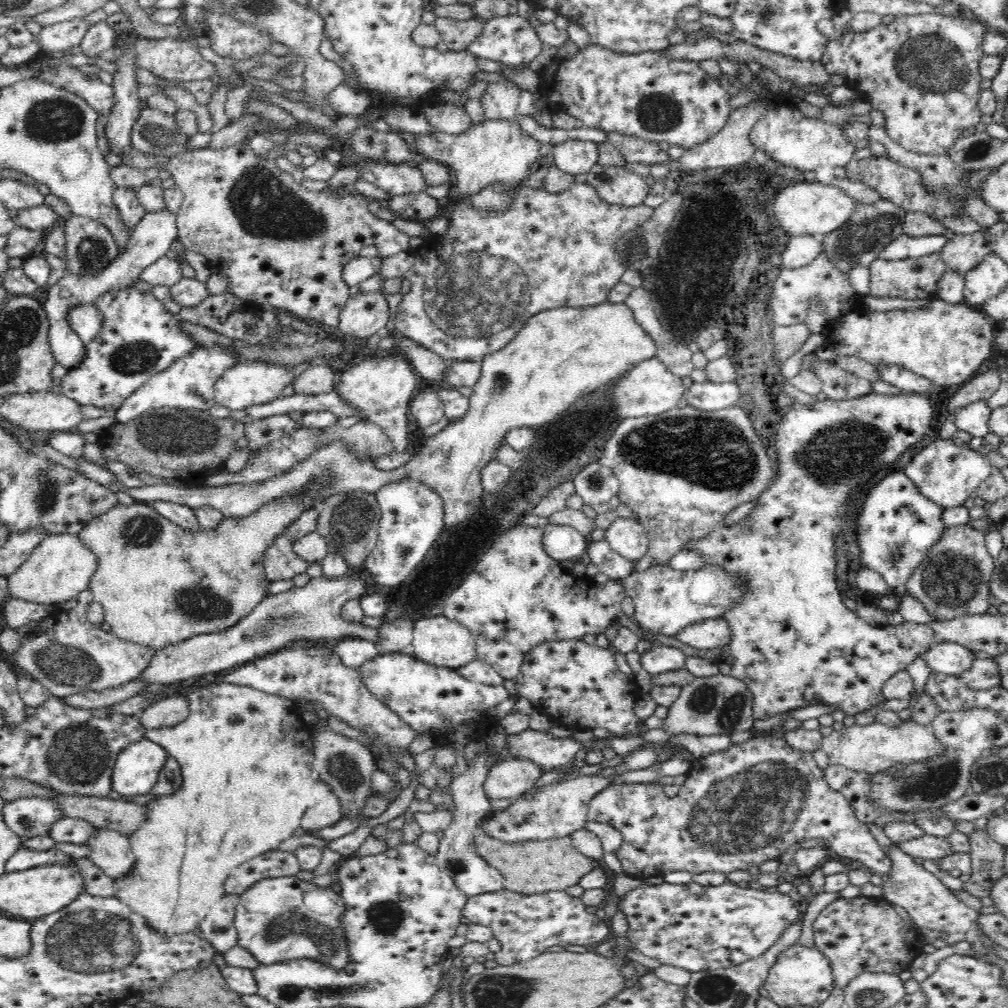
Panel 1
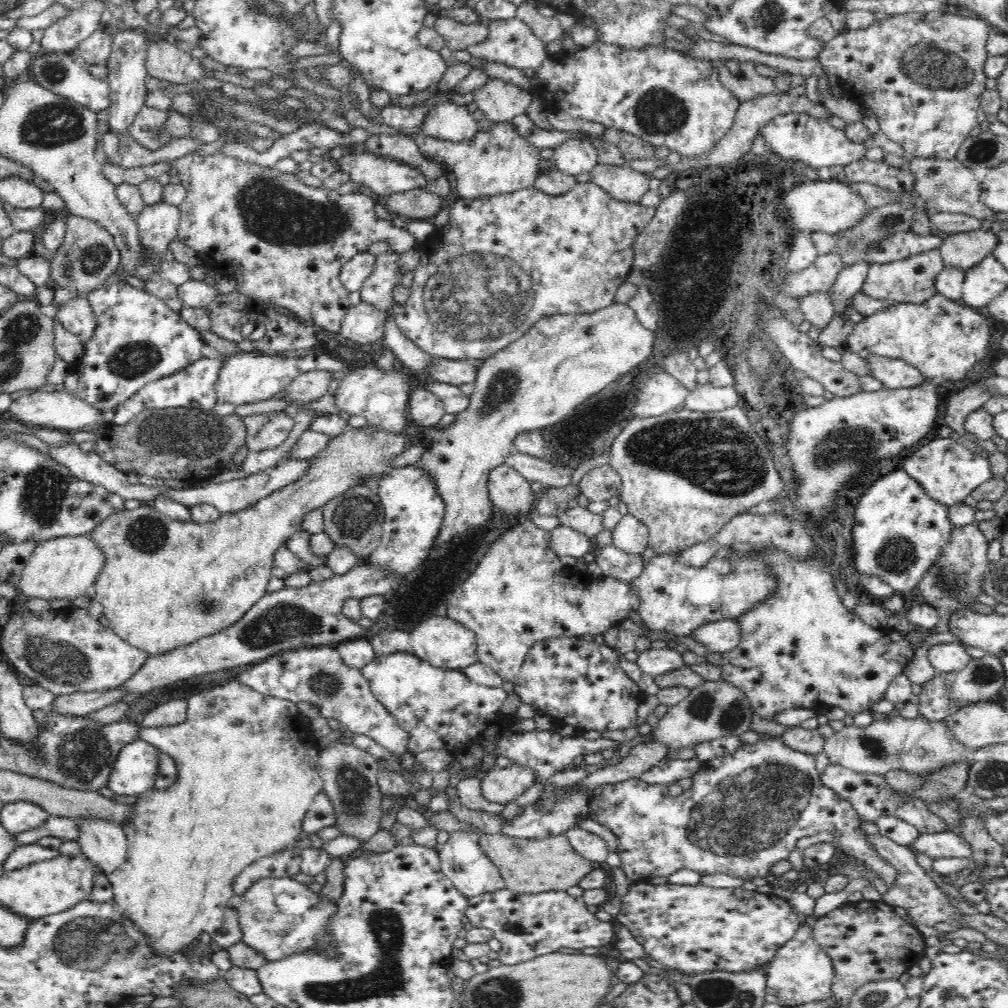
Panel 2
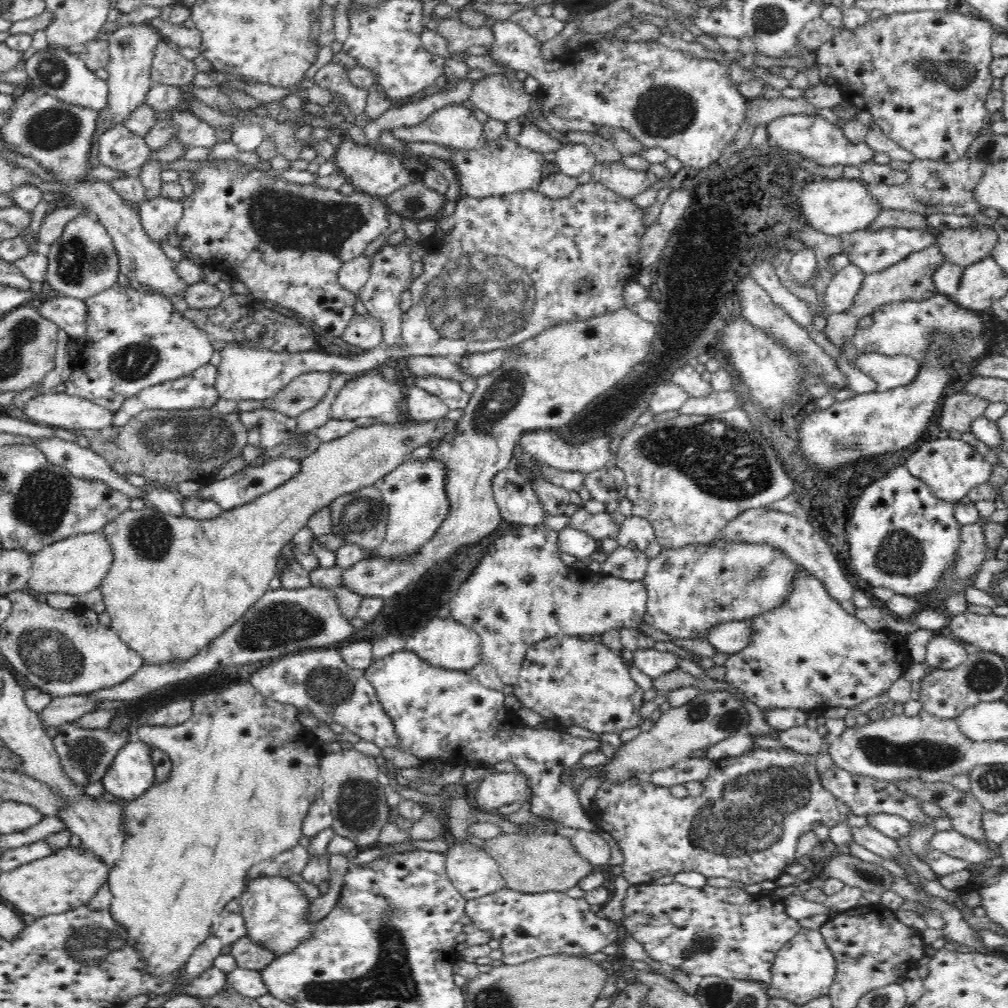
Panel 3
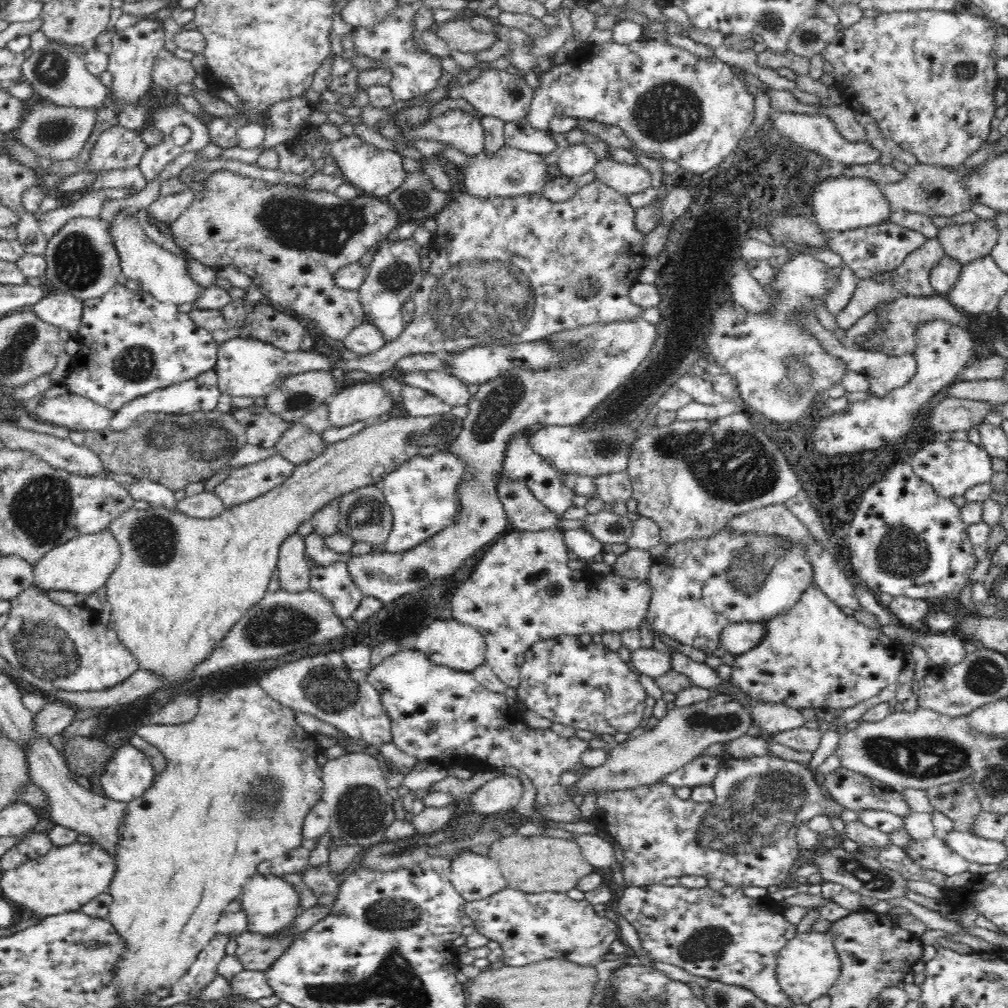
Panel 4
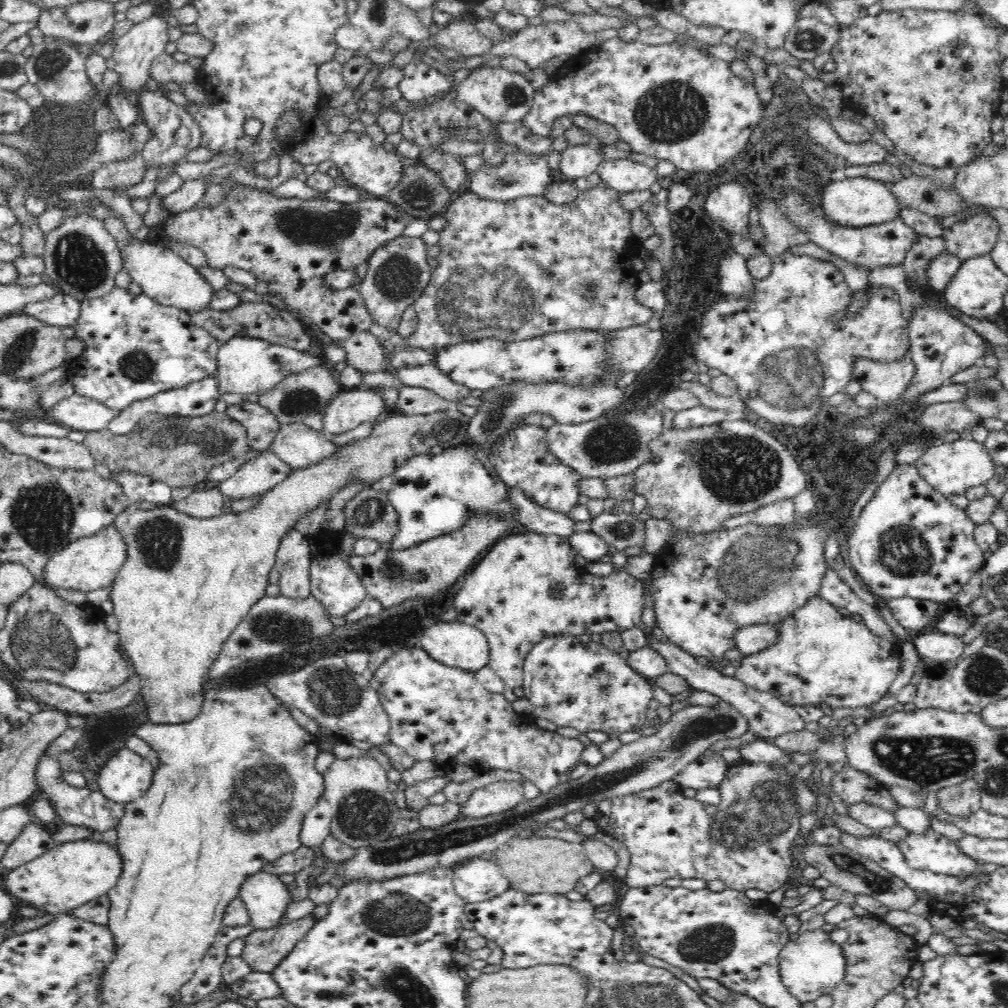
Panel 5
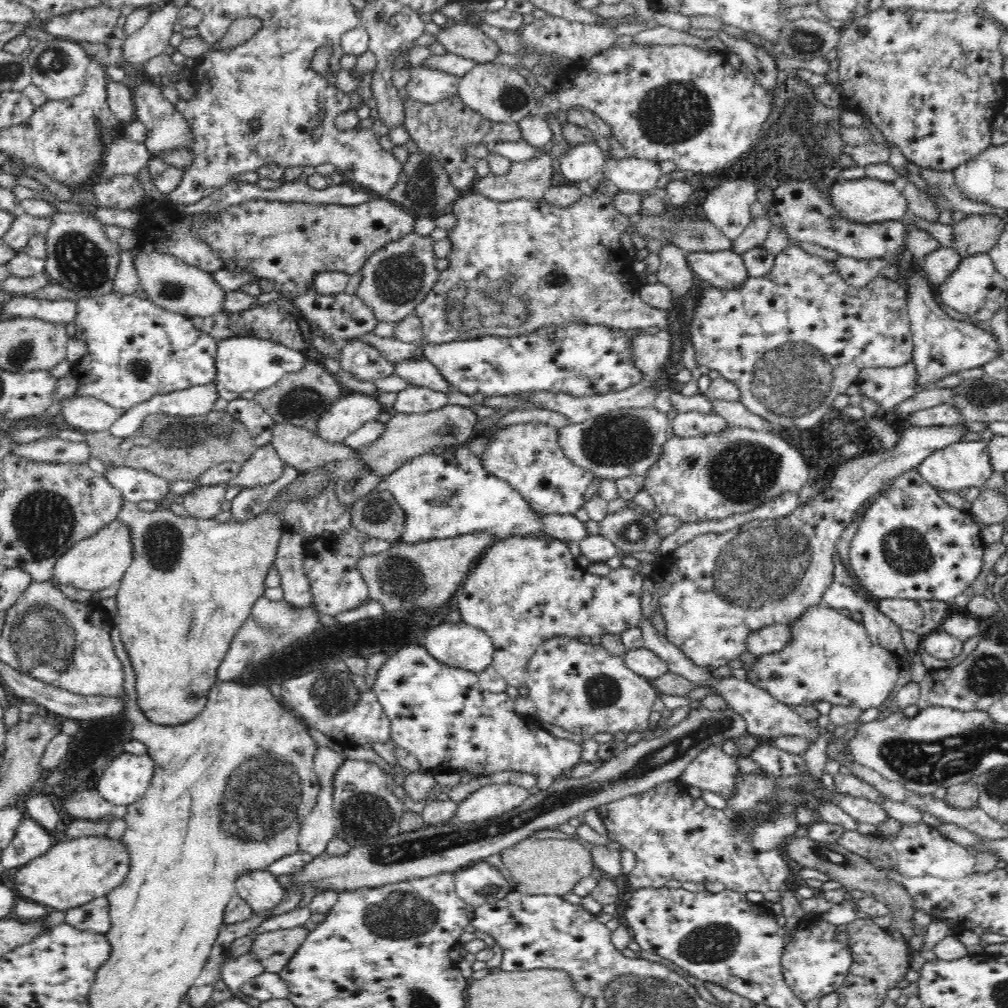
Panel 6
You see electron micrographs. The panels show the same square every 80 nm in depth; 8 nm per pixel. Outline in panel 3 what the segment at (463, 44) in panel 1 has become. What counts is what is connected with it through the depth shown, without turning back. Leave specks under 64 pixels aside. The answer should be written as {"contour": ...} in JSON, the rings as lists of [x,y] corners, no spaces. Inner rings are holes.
{"contour":[[[456,15],[439,20],[436,31],[446,39],[452,55],[465,53],[472,46],[484,46],[490,49],[495,41],[490,26],[473,29],[464,24]]]}

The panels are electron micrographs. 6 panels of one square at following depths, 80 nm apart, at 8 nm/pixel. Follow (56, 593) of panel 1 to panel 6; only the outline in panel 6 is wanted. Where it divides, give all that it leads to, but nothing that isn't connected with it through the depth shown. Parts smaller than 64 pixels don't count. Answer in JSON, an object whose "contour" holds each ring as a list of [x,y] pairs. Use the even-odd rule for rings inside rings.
{"contour":[[[114,519],[100,528],[96,534],[88,536],[73,545],[56,561],[56,574],[53,581],[59,586],[71,585],[82,590],[98,593],[101,590],[119,585],[132,566],[134,556],[131,528],[121,520]]]}

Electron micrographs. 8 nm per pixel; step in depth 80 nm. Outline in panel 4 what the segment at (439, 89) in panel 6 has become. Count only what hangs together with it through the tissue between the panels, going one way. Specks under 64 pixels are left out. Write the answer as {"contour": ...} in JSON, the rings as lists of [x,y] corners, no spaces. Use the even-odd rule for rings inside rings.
{"contour":[[[420,2],[400,4],[389,19],[377,24],[373,29],[358,27],[355,30],[355,48],[351,54],[364,55],[372,60],[384,62],[385,68],[389,68],[393,74],[390,88],[396,101],[412,100],[429,94],[440,86],[440,81],[443,79],[440,59],[431,53],[418,53],[412,39],[414,38],[412,32],[412,24],[415,24],[414,14],[421,6]]]}

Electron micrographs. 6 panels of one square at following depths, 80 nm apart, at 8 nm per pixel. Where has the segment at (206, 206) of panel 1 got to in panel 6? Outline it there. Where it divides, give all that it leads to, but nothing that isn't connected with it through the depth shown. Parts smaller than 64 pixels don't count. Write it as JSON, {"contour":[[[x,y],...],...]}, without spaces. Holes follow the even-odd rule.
{"contour":[[[375,195],[368,202],[356,206],[256,199],[228,207],[216,217],[216,222],[206,224],[206,228],[198,228],[198,235],[214,250],[219,250],[221,260],[228,262],[235,258],[238,267],[254,272],[260,279],[274,280],[275,290],[291,299],[300,308],[303,320],[314,329],[323,331],[332,339],[342,339],[356,338],[360,334],[372,332],[379,320],[375,317],[374,311],[364,305],[356,295],[346,293],[332,296],[318,295],[312,289],[314,276],[320,272],[344,272],[349,275],[360,272],[372,253],[414,233],[416,222],[418,221],[414,214],[386,197]]]}

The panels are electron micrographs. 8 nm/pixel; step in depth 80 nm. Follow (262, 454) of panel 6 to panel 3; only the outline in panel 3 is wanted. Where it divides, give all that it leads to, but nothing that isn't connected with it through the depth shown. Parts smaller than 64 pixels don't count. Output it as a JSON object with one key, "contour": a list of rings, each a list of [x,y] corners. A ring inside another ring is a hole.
{"contour":[[[286,457],[268,459],[261,465],[249,464],[249,466],[223,480],[205,484],[197,495],[215,500],[224,511],[232,510],[232,508],[240,506],[240,504],[248,504],[248,502],[256,500],[259,496],[278,488],[278,486],[282,486],[284,482],[296,474],[299,468],[299,460]]]}

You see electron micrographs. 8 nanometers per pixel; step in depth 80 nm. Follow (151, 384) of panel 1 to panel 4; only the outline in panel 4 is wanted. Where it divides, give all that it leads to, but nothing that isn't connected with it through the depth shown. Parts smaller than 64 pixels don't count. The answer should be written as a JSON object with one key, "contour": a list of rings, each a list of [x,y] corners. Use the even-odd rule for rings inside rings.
{"contour":[[[215,370],[204,372],[202,376],[195,379],[184,381],[183,383],[173,384],[160,390],[155,390],[150,394],[135,398],[128,404],[125,404],[120,410],[115,411],[115,415],[109,422],[109,428],[113,431],[123,431],[136,422],[144,413],[158,412],[169,415],[192,414],[195,412],[210,412],[218,406],[221,390]]]}

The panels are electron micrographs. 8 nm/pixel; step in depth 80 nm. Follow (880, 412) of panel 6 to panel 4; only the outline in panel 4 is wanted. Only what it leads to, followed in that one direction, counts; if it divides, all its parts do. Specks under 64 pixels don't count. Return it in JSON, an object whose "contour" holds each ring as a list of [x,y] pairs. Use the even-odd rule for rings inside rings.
{"contour":[[[808,313],[803,320],[803,324],[807,326],[809,332],[821,340],[821,343],[829,352],[843,360],[843,363],[848,367],[848,371],[861,374],[866,378],[868,390],[874,397],[882,398],[892,394],[893,390],[904,386],[916,374],[917,362],[912,353],[903,354],[902,356],[890,356],[882,352],[872,353],[860,348],[844,347],[844,345],[840,345],[840,341],[834,333],[832,334],[820,324],[814,313]]]}

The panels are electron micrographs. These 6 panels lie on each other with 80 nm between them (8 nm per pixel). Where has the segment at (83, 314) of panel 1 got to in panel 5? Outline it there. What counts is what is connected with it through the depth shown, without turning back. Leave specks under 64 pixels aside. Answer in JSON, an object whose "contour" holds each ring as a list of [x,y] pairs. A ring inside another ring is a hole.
{"contour":[[[60,292],[48,300],[24,304],[19,314],[36,317],[52,326],[73,327],[80,314],[80,301],[74,296]]]}

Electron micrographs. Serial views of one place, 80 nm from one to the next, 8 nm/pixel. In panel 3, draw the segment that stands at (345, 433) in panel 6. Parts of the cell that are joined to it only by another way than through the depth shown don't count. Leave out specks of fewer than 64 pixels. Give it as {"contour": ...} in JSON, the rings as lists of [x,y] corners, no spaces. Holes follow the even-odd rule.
{"contour":[[[368,372],[366,374],[359,374],[352,380],[345,384],[345,387],[337,394],[336,400],[331,404],[329,418],[332,420],[353,420],[357,418],[378,418],[381,423],[384,422],[401,422],[407,418],[405,409],[403,408],[405,402],[404,392],[397,383],[386,382],[379,372]]]}

